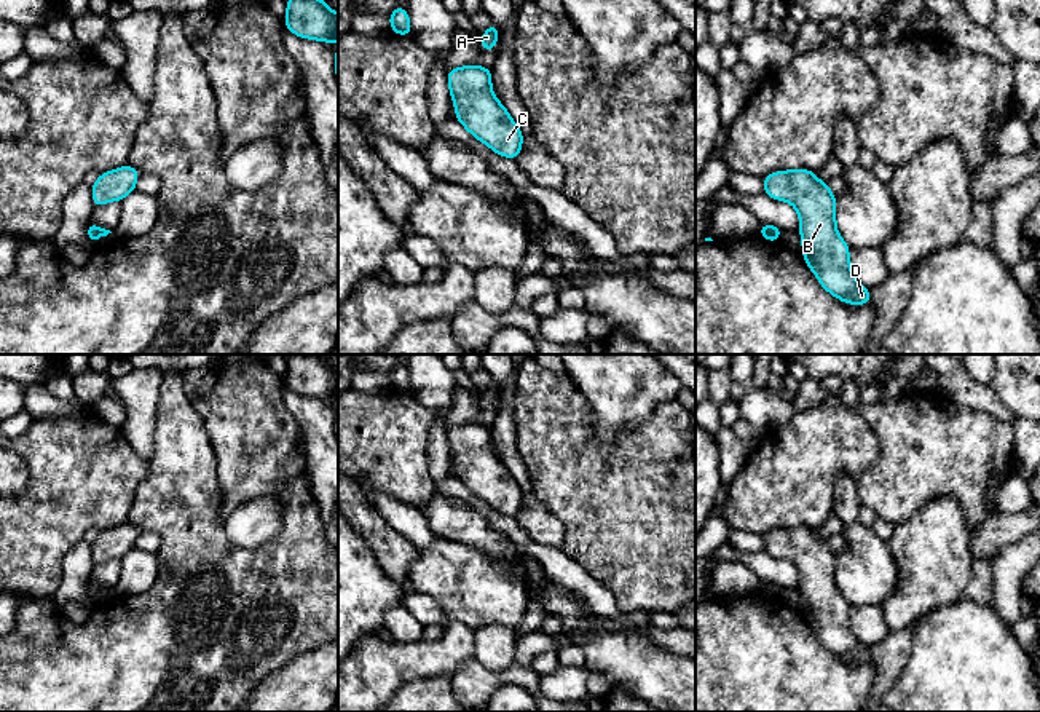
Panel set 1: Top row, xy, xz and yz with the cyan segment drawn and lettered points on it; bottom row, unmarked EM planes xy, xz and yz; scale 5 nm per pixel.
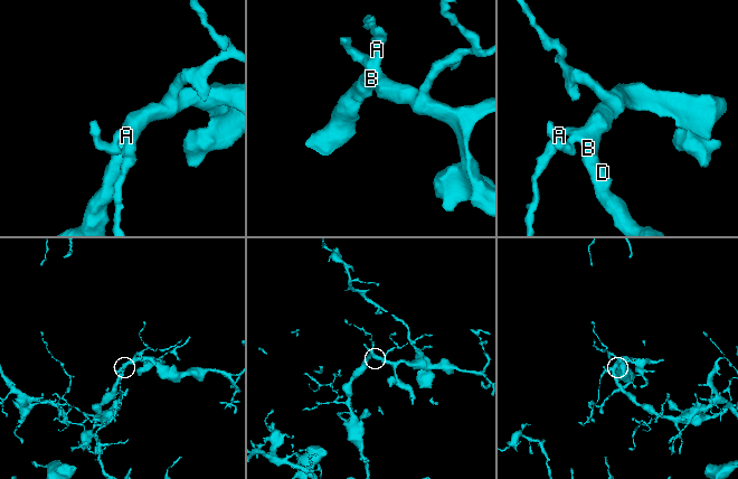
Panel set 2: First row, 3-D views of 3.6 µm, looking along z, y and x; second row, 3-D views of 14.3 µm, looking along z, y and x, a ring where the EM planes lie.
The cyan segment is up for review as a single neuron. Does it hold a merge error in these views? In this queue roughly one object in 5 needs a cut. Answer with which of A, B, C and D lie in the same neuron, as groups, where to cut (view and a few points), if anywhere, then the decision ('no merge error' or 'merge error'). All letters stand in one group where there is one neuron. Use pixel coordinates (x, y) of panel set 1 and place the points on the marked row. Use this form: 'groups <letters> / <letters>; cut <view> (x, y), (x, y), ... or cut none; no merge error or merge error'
groups A B C D; cut none; no merge error

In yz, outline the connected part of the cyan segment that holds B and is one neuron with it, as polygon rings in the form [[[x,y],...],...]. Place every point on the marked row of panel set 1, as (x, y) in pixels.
[[[791,169],[764,176],[764,192],[772,200],[791,203],[801,220],[799,233],[802,241],[802,255],[807,267],[817,275],[818,283],[836,299],[850,305],[869,303],[869,289],[863,287],[852,275],[850,247],[836,230],[836,196],[828,182],[818,180],[810,169]]]

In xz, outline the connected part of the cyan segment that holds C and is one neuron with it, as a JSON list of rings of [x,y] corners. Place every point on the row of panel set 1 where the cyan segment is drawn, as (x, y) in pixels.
[[[466,65],[448,70],[456,120],[494,153],[515,160],[523,134],[491,91],[491,69]]]

